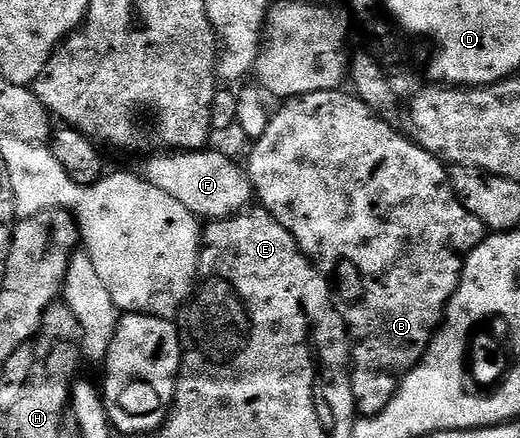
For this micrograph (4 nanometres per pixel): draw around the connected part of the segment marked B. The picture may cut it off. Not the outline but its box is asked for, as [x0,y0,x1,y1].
[248,90,488,417]

